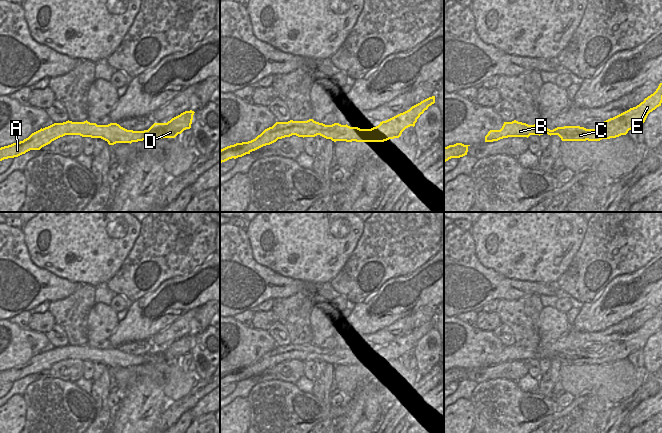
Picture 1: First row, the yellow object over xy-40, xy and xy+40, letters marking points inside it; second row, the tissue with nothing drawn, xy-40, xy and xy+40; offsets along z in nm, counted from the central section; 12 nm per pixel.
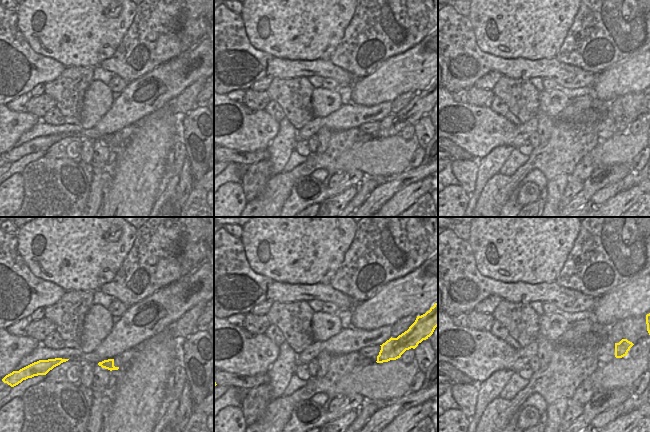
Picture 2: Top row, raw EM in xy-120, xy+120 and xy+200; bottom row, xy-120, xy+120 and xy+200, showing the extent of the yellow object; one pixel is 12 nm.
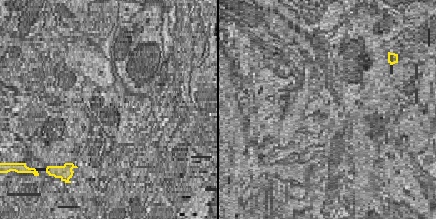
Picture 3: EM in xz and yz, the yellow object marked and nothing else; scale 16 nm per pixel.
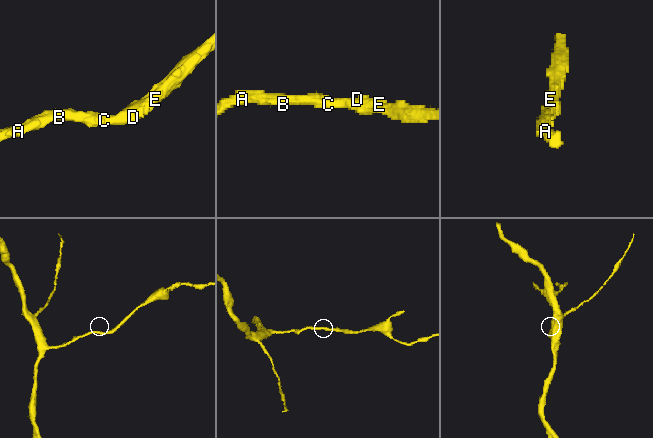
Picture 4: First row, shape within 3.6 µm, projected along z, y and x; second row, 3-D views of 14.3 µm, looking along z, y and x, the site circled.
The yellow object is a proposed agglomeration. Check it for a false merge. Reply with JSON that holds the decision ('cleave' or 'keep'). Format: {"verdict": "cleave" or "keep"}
{"verdict": "keep"}

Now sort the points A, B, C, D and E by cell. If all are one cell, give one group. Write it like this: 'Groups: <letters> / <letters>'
Groups: A B C D E.

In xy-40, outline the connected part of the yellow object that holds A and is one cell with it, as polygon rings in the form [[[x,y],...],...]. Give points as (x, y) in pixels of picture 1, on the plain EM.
[[[185,335],[172,342],[167,347],[154,347],[148,354],[133,355],[121,351],[117,347],[97,349],[87,344],[84,346],[66,345],[54,347],[32,357],[23,365],[0,372],[0,385],[18,381],[30,374],[40,374],[52,365],[65,359],[80,359],[82,361],[101,362],[109,369],[116,367],[132,367],[145,363],[175,362],[184,354],[190,353],[194,335]]]

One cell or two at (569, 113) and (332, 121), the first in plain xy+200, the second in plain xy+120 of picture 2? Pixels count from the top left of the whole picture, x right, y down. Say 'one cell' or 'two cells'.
one cell

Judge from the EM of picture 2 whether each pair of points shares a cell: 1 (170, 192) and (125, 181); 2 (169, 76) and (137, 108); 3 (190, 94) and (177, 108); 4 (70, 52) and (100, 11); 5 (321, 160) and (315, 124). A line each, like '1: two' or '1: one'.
1: two
2: one
3: one
4: one
5: two

